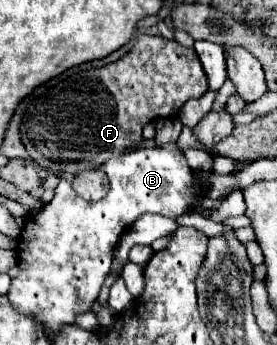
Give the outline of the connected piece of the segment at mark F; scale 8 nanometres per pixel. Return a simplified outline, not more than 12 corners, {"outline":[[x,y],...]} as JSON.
{"outline":[[138,35],[22,101],[50,173],[98,169],[202,97],[194,49]]}

